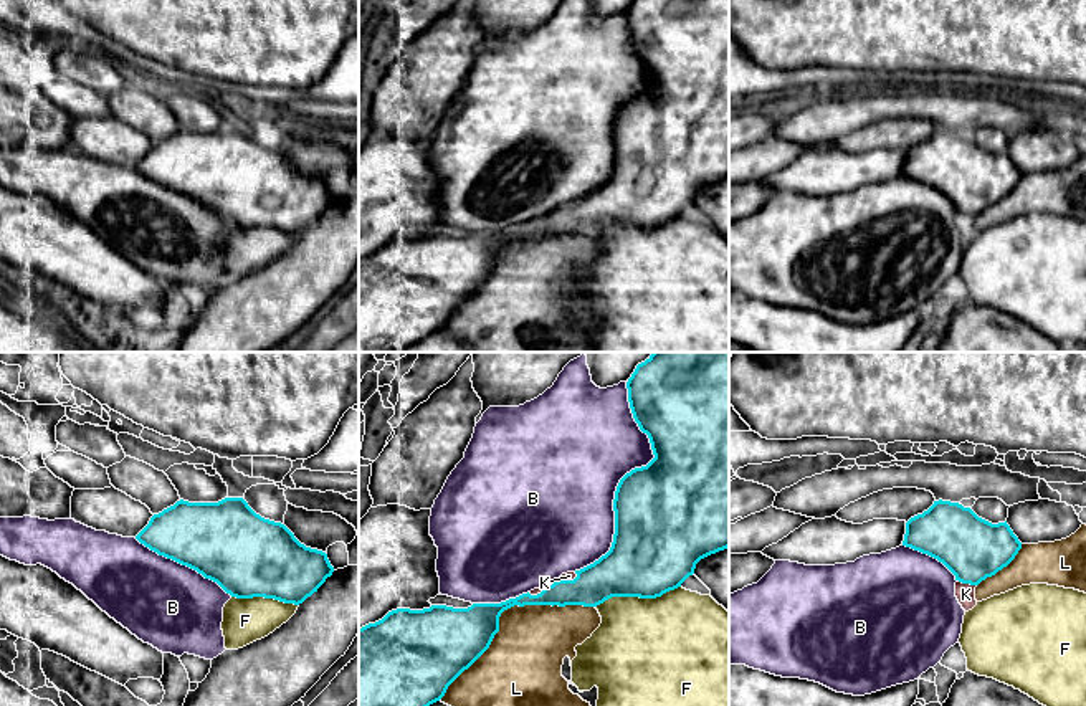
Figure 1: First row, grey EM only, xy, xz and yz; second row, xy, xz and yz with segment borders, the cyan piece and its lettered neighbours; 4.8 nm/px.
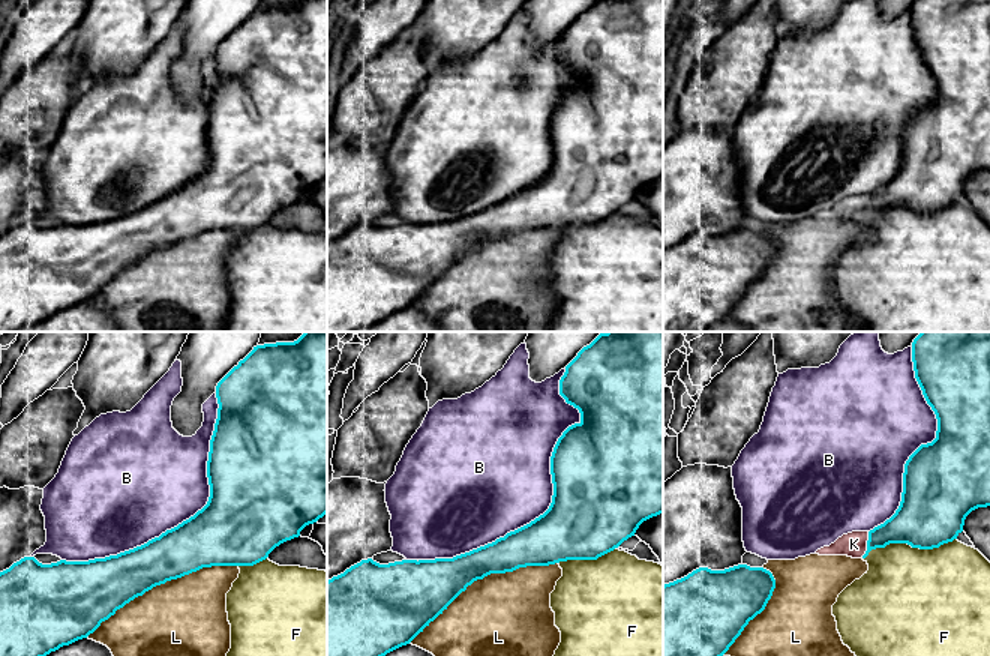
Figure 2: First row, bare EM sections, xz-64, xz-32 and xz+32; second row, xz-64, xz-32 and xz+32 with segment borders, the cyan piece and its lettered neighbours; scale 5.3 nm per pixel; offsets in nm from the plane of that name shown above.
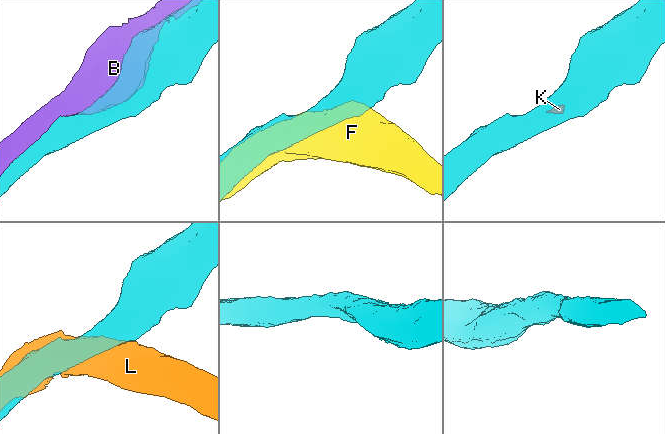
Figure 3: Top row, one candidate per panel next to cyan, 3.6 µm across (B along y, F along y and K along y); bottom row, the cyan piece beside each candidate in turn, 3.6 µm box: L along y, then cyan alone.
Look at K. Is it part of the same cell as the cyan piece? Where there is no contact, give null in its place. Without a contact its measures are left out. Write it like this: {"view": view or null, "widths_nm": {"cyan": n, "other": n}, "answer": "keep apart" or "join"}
{"view": "xz", "widths_nm": {"cyan": 190, "other": 50}, "answer": "join"}

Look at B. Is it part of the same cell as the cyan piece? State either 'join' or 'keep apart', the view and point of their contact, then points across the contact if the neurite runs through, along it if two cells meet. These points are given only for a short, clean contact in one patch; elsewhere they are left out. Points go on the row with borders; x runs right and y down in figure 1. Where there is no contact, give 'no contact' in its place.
keep apart | xz (622, 478)

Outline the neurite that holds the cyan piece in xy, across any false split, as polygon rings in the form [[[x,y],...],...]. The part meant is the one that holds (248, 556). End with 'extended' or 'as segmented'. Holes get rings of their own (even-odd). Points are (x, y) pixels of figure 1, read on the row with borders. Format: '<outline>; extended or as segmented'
[[[243,498],[218,503],[180,499],[154,514],[136,539],[159,556],[217,582],[236,599],[264,597],[299,605],[334,572],[326,552],[306,547],[284,524],[261,518]]]; as segmented

